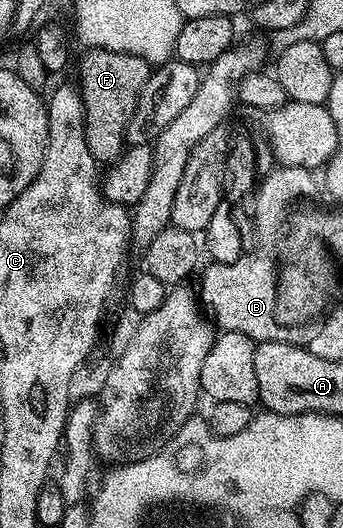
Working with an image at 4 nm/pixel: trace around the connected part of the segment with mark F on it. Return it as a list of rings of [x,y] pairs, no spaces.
[[[109,49],[83,50],[80,57],[80,83],[78,90],[84,104],[84,134],[86,143],[98,163],[111,163],[124,152],[124,128],[128,116],[136,106],[136,96],[146,83],[150,72],[148,62],[129,53]]]

